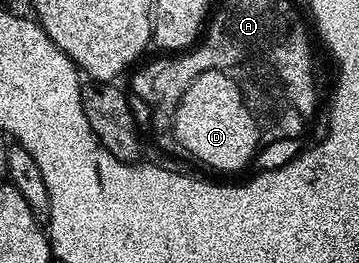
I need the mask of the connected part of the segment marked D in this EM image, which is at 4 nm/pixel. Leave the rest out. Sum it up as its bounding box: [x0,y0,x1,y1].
[171,69,262,172]

